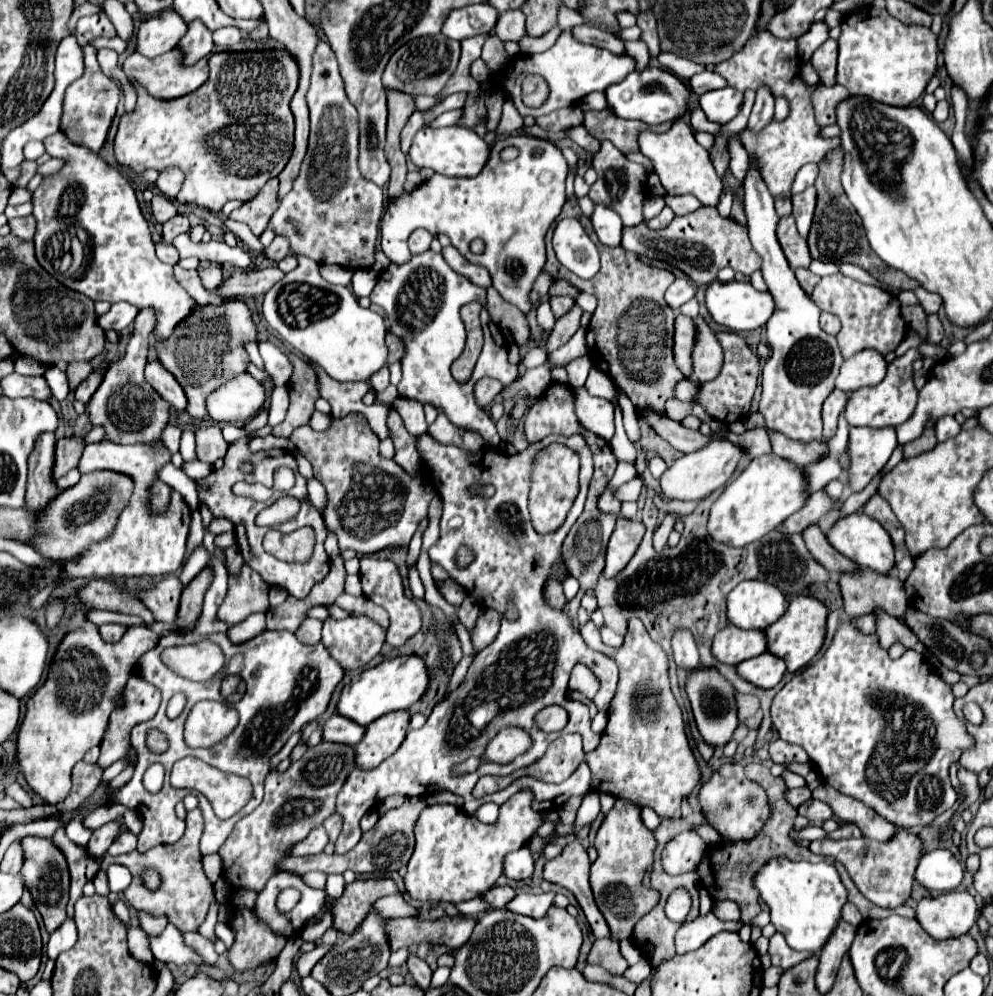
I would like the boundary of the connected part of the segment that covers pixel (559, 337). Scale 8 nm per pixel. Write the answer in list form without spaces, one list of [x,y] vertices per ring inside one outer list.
[[[573,305],[571,313],[563,315],[563,317],[555,323],[553,331],[549,333],[549,337],[547,337],[547,341],[545,341],[545,345],[547,345],[547,353],[559,349],[561,345],[565,345],[565,343],[575,335],[575,331],[579,329],[581,313],[583,313],[583,311],[581,311],[577,305]]]

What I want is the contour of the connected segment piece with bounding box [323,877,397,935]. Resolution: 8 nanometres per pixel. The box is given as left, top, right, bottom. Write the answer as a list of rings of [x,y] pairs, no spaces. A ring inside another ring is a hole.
[[[357,879],[351,885],[345,885],[345,891],[339,899],[325,897],[323,911],[331,911],[335,931],[349,935],[363,923],[377,899],[395,891],[397,885],[393,879]]]

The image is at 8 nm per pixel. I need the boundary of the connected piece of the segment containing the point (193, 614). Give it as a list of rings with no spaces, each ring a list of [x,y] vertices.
[[[203,569],[181,593],[181,601],[179,601],[179,613],[175,619],[175,625],[179,629],[191,629],[197,621],[197,615],[201,613],[203,607],[203,595],[209,589],[213,581],[213,573],[211,569]]]

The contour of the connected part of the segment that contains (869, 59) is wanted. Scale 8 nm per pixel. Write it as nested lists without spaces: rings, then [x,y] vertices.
[[[873,7],[857,9],[855,13],[843,19],[841,27],[843,33],[839,37],[839,63],[837,63],[839,85],[847,87],[853,95],[865,95],[893,107],[907,107],[923,95],[927,81],[935,75],[937,69],[937,35],[931,29],[903,25],[887,11]]]

